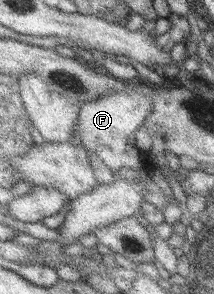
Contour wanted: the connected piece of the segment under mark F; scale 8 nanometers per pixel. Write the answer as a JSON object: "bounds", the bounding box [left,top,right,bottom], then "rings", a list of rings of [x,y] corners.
{"bounds":[76,92,152,175],"rings":[[[108,92],[102,98],[82,103],[78,109],[76,134],[81,147],[100,158],[100,162],[115,175],[120,168],[140,172],[142,155],[133,145],[134,132],[152,111],[152,100],[136,92]]]}

